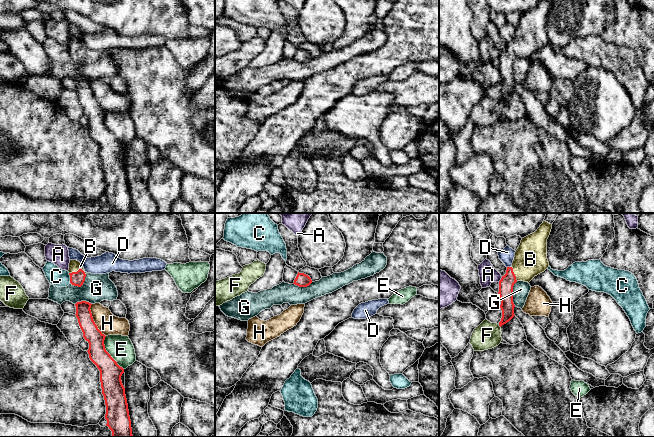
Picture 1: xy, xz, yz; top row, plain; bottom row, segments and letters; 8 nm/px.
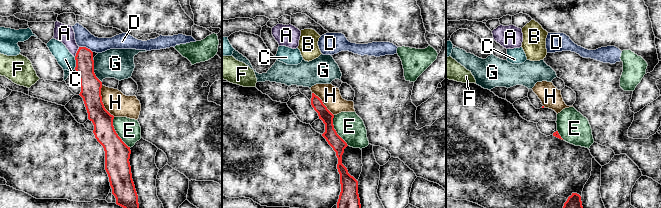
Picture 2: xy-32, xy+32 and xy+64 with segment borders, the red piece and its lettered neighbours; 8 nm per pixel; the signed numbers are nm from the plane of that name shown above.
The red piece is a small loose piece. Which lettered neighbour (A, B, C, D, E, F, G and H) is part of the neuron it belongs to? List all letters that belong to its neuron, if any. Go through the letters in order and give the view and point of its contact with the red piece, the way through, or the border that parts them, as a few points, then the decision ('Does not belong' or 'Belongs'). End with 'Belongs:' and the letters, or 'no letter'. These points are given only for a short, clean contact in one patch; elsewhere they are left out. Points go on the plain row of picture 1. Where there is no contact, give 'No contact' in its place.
A: Touches red at yz (501, 55). Boundary: yz (502, 52), (498, 57). Does not belong
B: Touches red at xy (78, 46). Path across: xy (77, 54), (78, 46), (74, 41). Belongs
C: Touches red at xy (70, 54). Boundary: xy (68, 49), (70, 58). Does not belong
D: Touches red at yz (509, 43). Boundary: yz (507, 42), (510, 43). Does not belong
E: Touches red at xy (108, 129). Boundary: xy (105, 112), (105, 126), (123, 145). Does not belong
F: Touches red at yz (499, 101). Does not belong
G: Touches red at yz (512, 69). Boundary: yz (517, 57), (513, 62), (514, 81). Does not belong
H: Touches red at xy (93, 96). Boundary: xy (91, 80), (92, 95), (105, 112). Does not belong
Belongs: B

